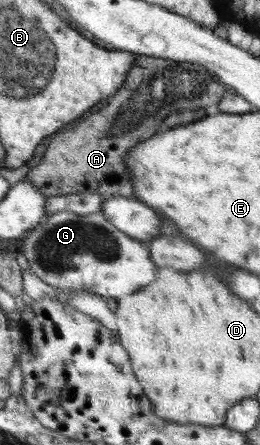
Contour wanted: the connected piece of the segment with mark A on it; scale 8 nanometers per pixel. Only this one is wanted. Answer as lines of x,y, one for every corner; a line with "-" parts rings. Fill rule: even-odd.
138,55
123,87
114,96
107,98
108,104
96,113
92,113
90,117
86,117
70,131
52,137
43,159
22,180
32,182
47,199
86,191
100,193
104,197
117,196
120,187
134,185
131,173
128,173
128,153
140,143
146,142
152,134
158,133
161,130
162,120
168,113
182,109
214,110
227,91
228,87
222,81
218,81
216,73
209,69
190,67
174,60

